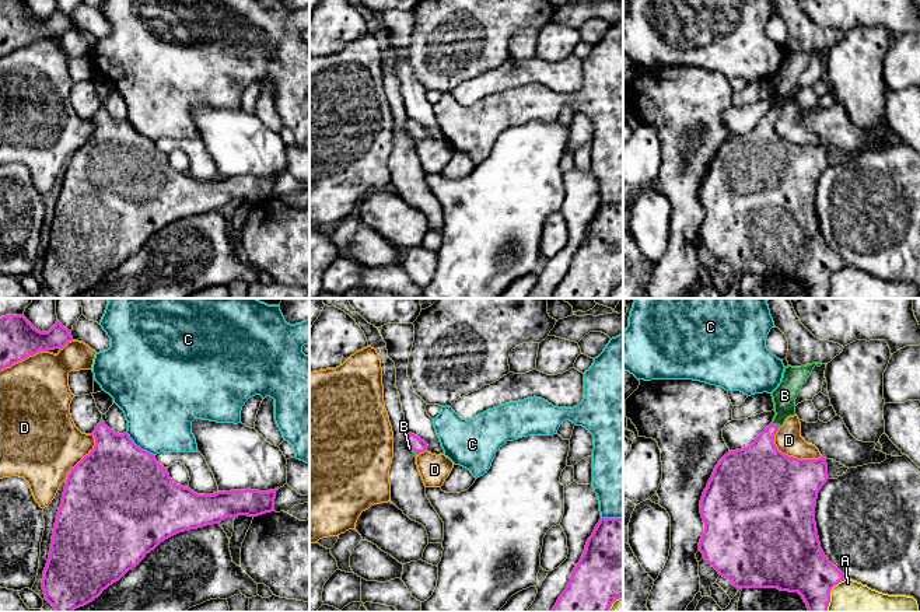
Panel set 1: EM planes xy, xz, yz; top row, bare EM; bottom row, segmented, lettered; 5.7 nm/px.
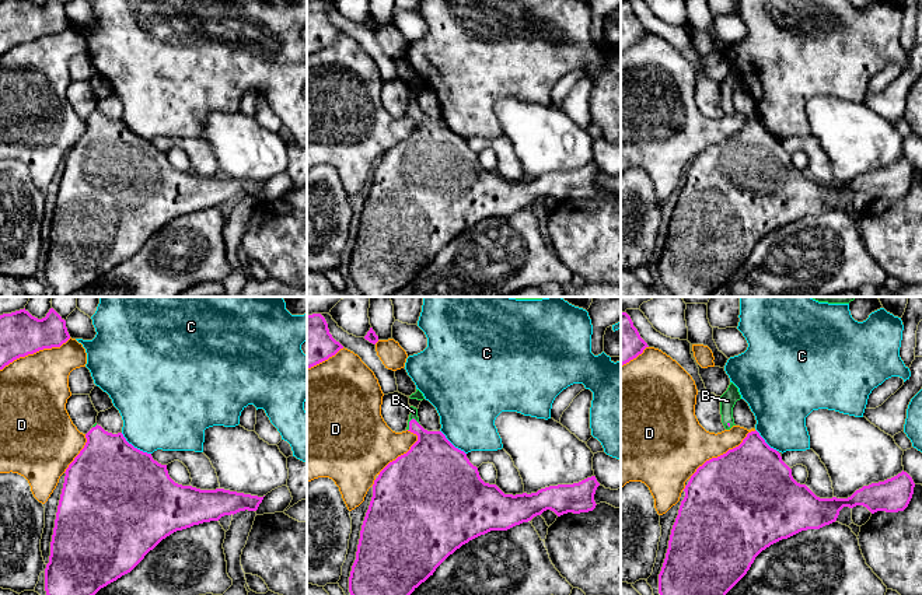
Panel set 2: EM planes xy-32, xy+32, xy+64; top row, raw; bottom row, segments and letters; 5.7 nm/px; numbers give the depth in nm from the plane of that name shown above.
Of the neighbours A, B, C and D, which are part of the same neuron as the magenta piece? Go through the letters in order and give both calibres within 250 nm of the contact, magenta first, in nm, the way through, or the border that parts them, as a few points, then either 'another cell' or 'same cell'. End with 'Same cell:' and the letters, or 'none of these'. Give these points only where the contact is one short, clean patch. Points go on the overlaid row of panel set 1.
A: 320/300 nm | another cell
B: 280/140 nm | across yz (761, 465), (763, 443), (776, 425), (784, 408), (784, 395) | same cell
C: 500/400 nm | another cell
D: 480/150 nm | another cell
Same cell: B

